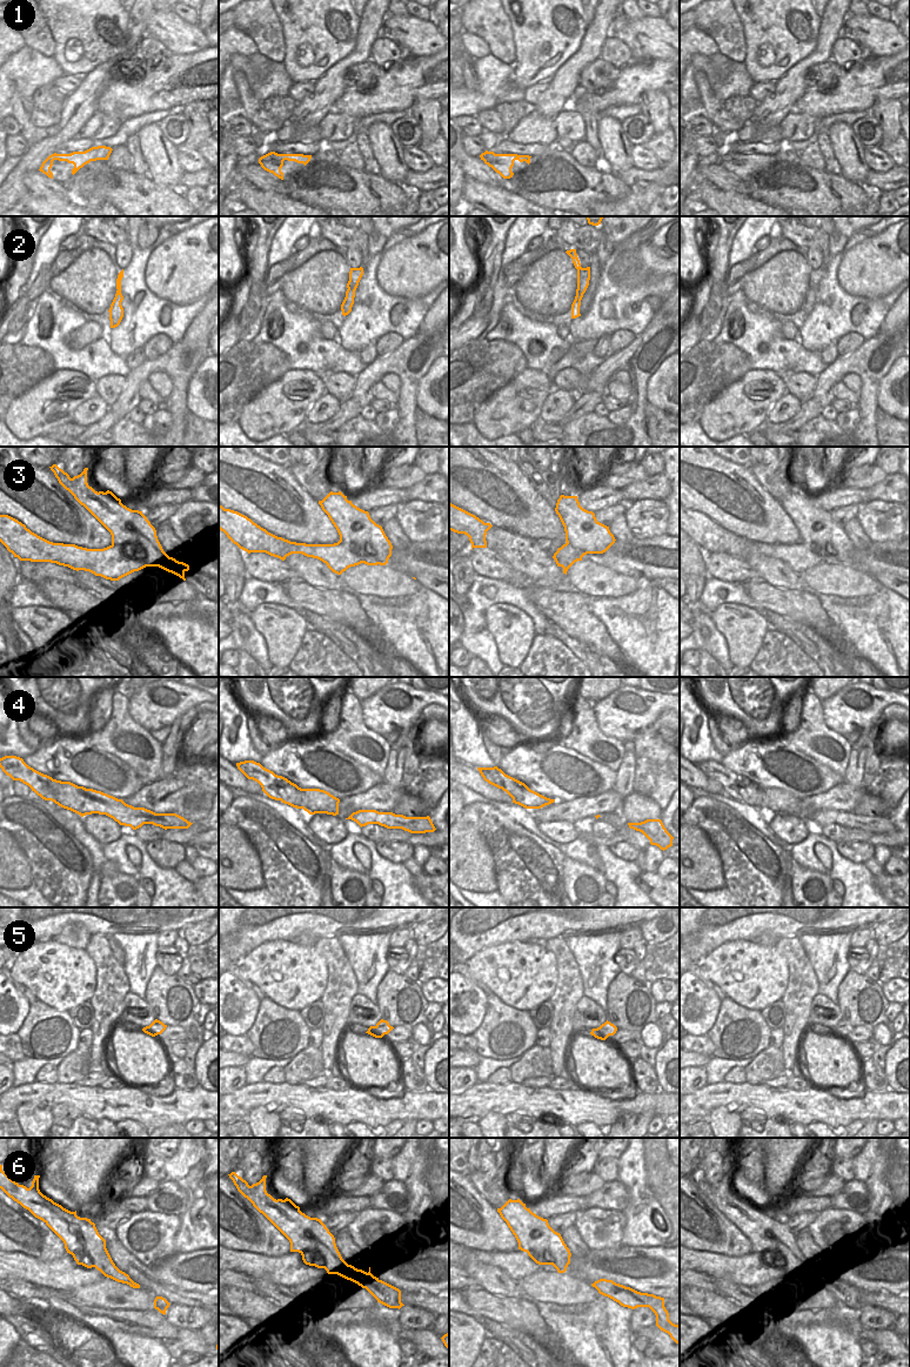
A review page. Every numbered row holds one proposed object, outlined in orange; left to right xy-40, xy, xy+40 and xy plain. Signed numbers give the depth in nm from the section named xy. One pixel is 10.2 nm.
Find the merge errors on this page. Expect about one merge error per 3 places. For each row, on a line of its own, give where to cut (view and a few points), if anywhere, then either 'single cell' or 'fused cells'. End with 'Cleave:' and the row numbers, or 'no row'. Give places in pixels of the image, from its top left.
1: cut none; single cell
2: cut none; single cell
3: cut xy-40 (112, 543), (118, 543), (127, 556), (144, 560), (149, 565); fused cells
4: cut xy-40 (52, 778), (54, 802); fused cells
5: cut none; single cell
6: cut none; single cell
Cleave: 3, 4

